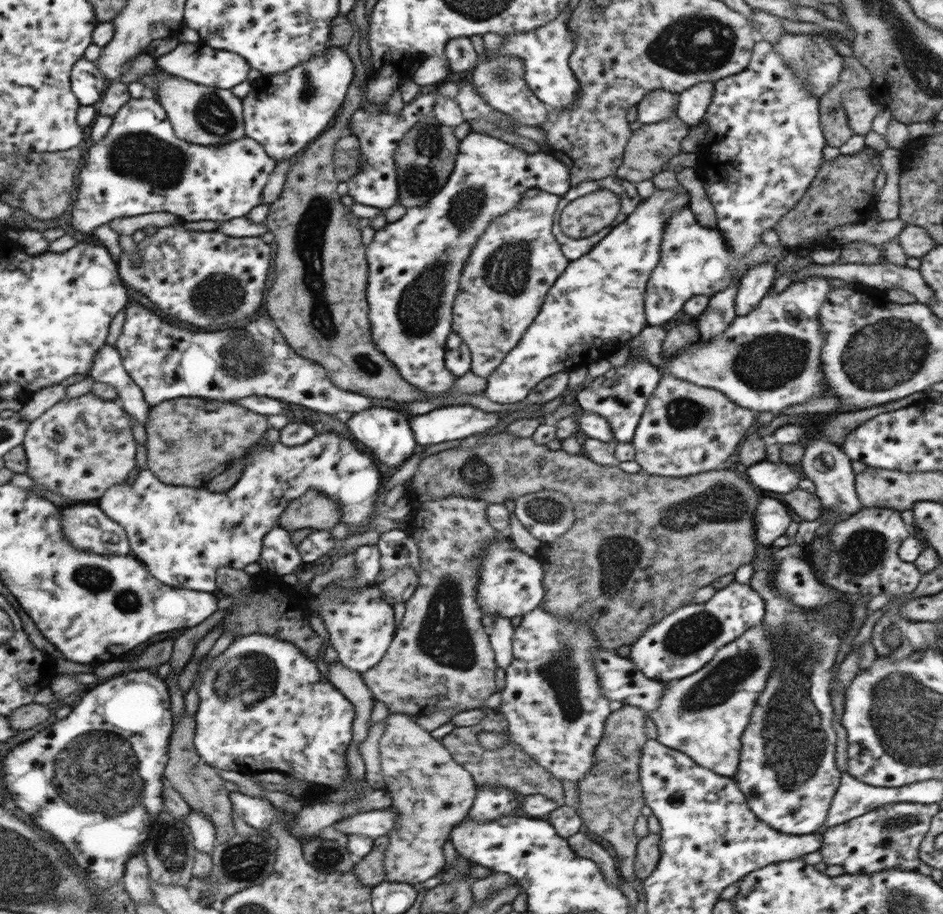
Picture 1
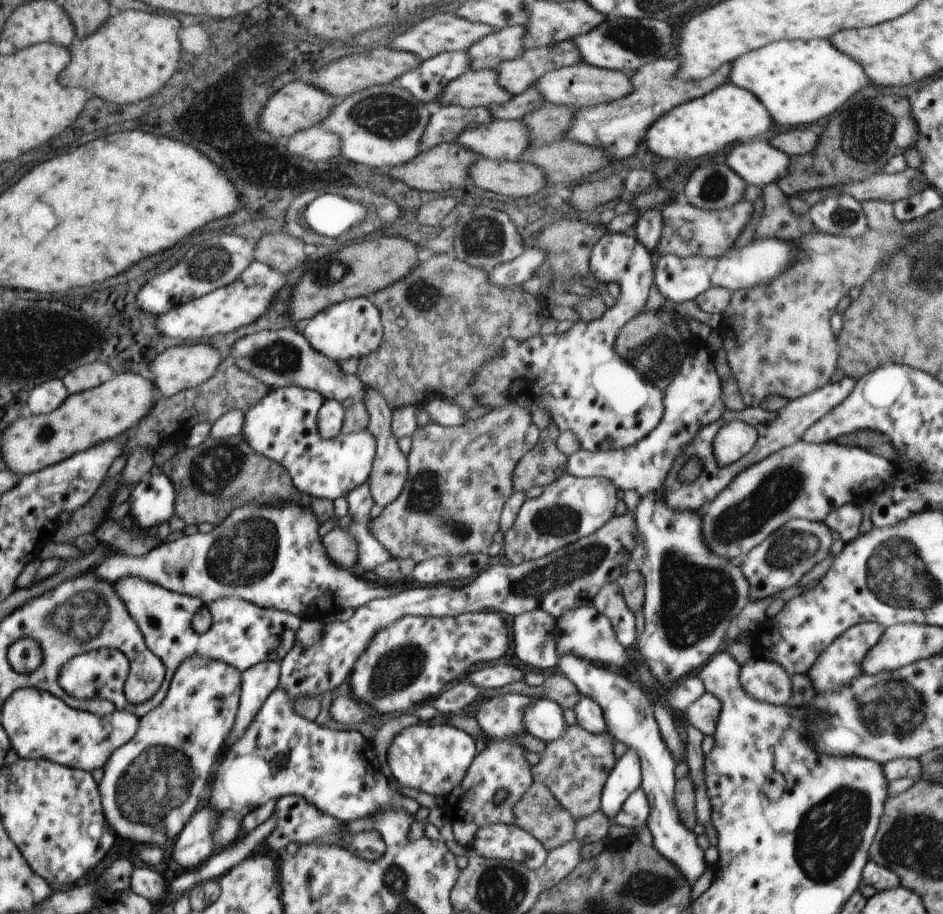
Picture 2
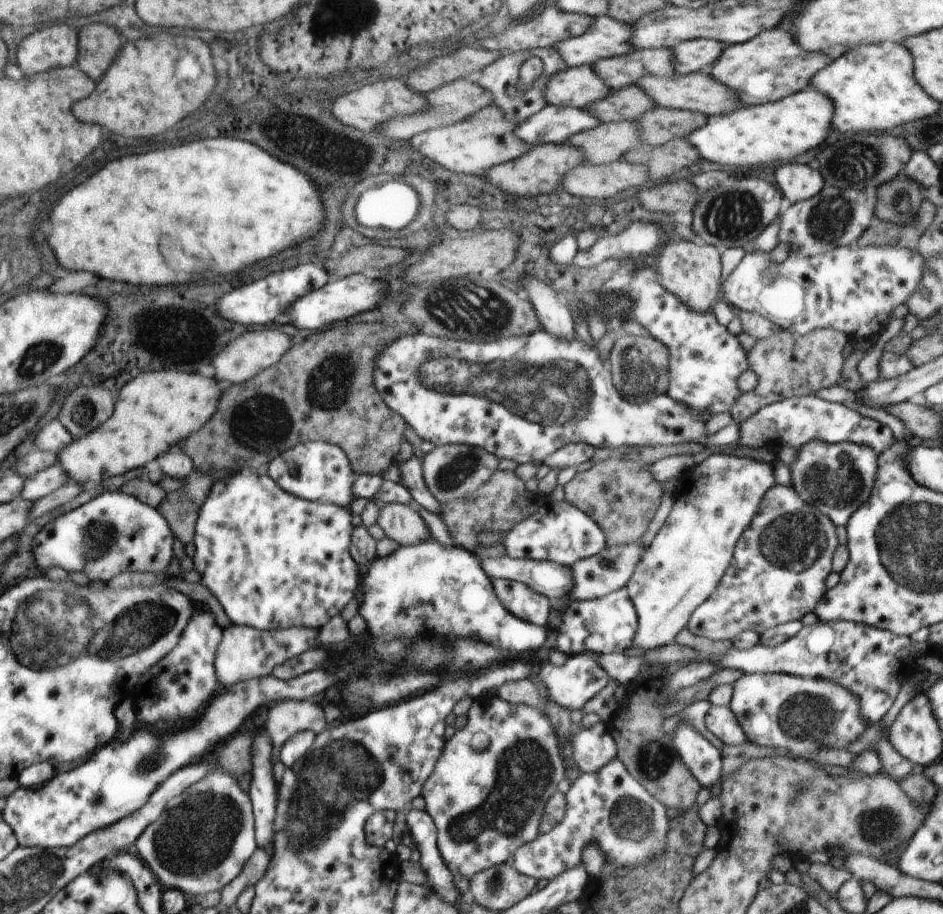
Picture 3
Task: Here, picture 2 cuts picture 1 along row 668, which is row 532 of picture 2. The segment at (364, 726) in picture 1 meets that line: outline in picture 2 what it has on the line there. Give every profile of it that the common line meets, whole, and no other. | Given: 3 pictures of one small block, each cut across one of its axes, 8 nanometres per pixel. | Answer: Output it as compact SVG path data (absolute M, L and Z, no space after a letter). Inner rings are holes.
M336 527L321 538L326 556L340 568L352 568L358 560L358 544L344 528Z

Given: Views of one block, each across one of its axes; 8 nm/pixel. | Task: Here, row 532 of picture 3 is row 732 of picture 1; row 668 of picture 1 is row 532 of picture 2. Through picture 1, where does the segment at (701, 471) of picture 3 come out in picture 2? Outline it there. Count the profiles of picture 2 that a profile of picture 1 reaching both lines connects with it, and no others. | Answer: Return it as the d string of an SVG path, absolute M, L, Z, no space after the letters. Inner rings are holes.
M798 440L746 468L701 509L702 540L714 554L740 567L752 548L789 520L824 522L832 510L876 495L876 490L893 476L893 462L860 447Z

